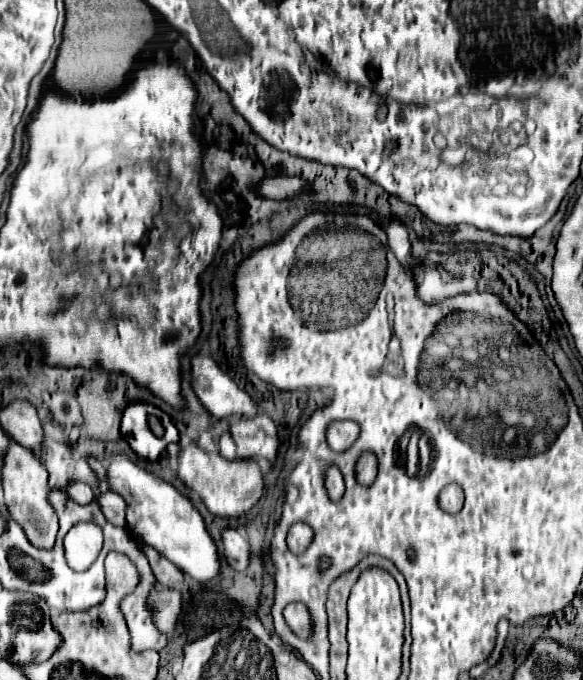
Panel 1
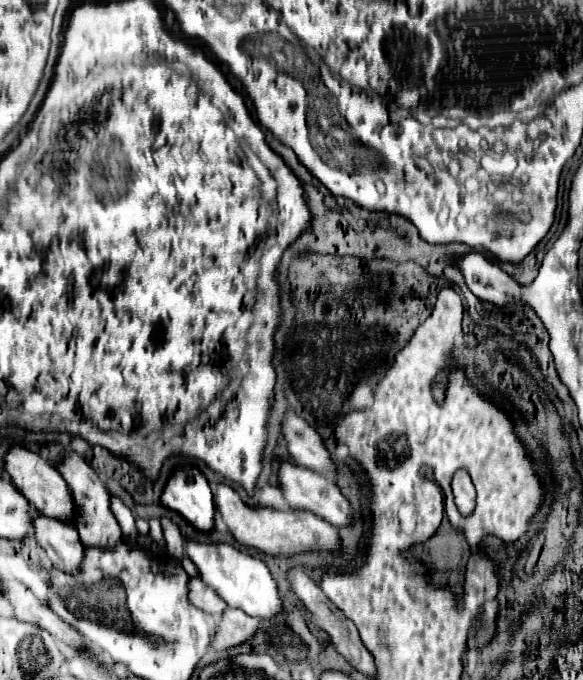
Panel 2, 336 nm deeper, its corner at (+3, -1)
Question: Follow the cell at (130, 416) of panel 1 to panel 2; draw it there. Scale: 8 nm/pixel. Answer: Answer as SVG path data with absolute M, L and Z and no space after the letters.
M178 468L162 492L162 504L178 512L198 532L214 530L214 498L204 474L196 468Z

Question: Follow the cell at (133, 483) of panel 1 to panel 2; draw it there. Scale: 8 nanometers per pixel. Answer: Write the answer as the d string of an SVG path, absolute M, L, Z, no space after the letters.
M196 542L186 544L186 554L198 566L198 572L200 572L200 578L204 580L204 584L214 588L216 594L222 596L222 600L230 608L238 608L238 610L246 612L248 616L258 616L258 618L266 618L266 620L284 614L282 598L278 594L278 584L272 578L268 566L260 558L244 554L242 550L236 550L228 544L208 546L208 544L196 544Z

